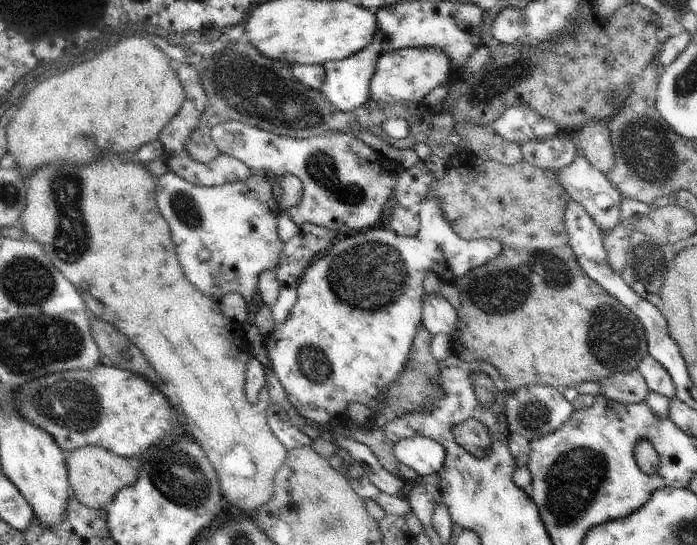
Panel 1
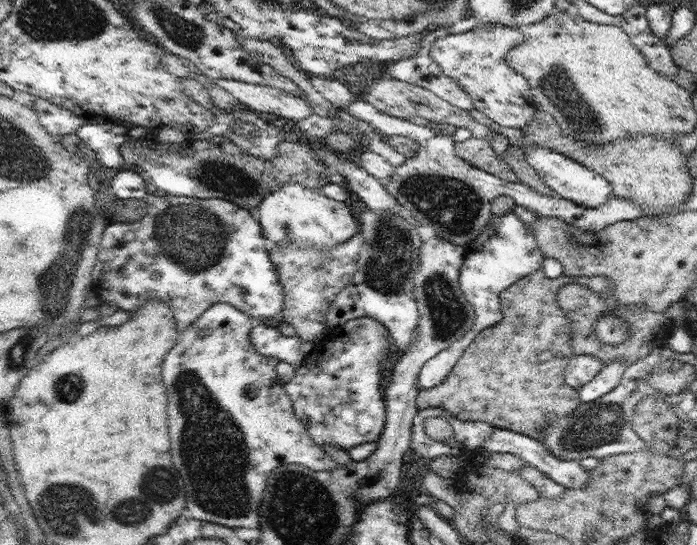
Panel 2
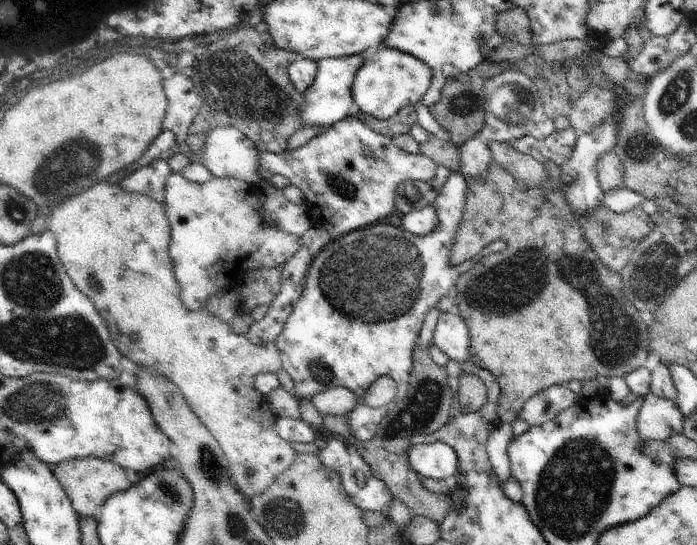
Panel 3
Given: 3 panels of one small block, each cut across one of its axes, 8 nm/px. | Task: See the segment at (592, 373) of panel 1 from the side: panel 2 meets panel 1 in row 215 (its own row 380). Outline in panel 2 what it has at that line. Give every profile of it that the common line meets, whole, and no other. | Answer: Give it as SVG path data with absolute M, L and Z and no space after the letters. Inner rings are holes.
M540 268L504 290L501 295L502 319L473 339L442 384L429 389L418 386L417 410L440 408L464 421L488 422L500 429L524 433L544 442L542 429L576 411L582 404L578 389L571 387L564 378L564 369L574 355L574 348L571 346L570 320L557 304L558 292L563 286L578 284L576 277L547 278Z

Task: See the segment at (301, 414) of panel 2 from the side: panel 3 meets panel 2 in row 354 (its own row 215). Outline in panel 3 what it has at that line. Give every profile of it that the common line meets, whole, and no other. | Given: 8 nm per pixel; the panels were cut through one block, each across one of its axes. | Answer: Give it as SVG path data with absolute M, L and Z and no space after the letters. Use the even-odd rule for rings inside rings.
M351 114L298 148L281 153L257 150L257 153L262 179L267 181L272 174L286 176L292 185L304 193L304 203L307 204L307 213L313 226L325 228L332 240L342 238L358 229L366 229L390 216L395 210L395 192L400 185L413 181L427 181L436 175L439 168L422 153L413 155L400 150L393 143L393 139L374 132Z

